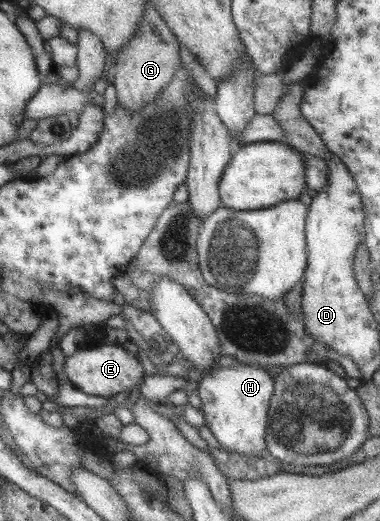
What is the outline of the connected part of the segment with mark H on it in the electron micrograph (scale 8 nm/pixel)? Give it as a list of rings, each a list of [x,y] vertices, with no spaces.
[[[240,362],[204,374],[197,388],[207,426],[228,451],[262,458],[267,450],[267,429],[271,419],[268,411],[275,392],[275,381],[258,364]]]

